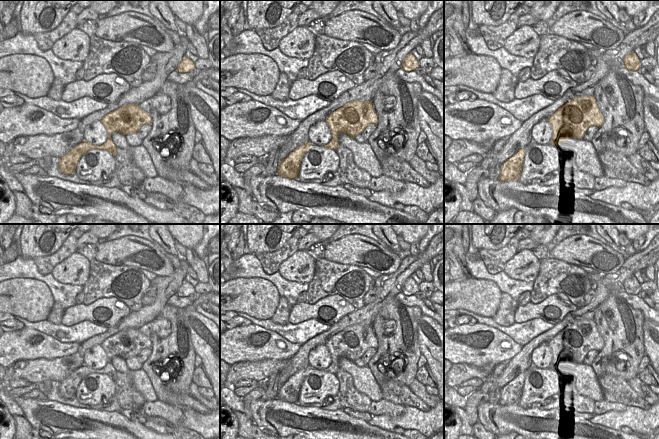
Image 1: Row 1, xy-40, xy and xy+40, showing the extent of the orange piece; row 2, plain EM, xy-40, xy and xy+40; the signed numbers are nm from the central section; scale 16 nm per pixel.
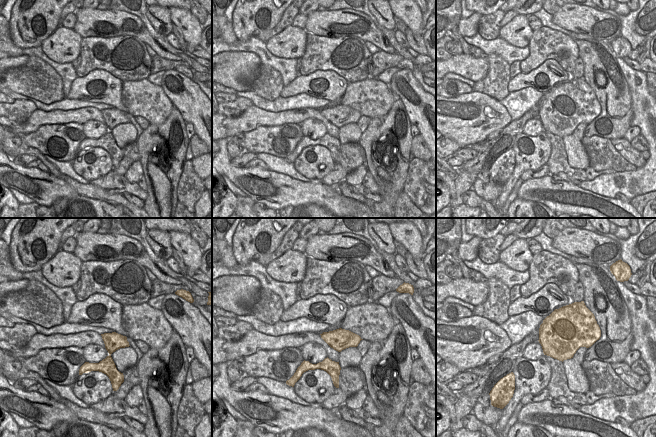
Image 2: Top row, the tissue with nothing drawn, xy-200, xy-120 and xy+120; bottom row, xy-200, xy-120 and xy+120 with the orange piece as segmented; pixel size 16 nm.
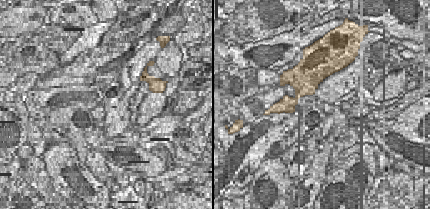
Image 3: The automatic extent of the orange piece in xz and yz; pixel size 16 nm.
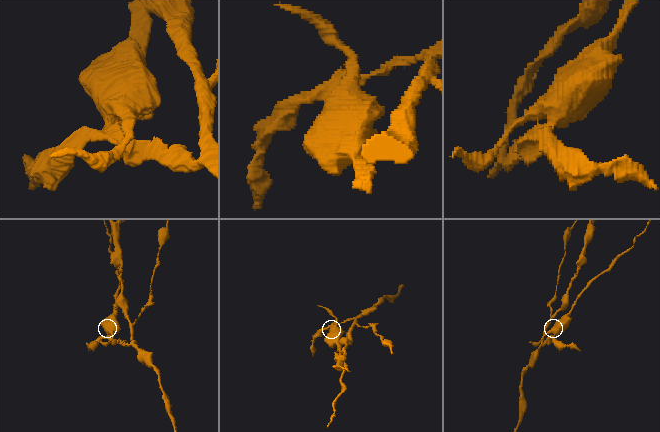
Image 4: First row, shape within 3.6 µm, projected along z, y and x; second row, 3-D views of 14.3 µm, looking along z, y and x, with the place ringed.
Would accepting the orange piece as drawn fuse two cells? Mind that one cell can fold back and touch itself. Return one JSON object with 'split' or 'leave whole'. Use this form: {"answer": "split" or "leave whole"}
{"answer": "split"}

